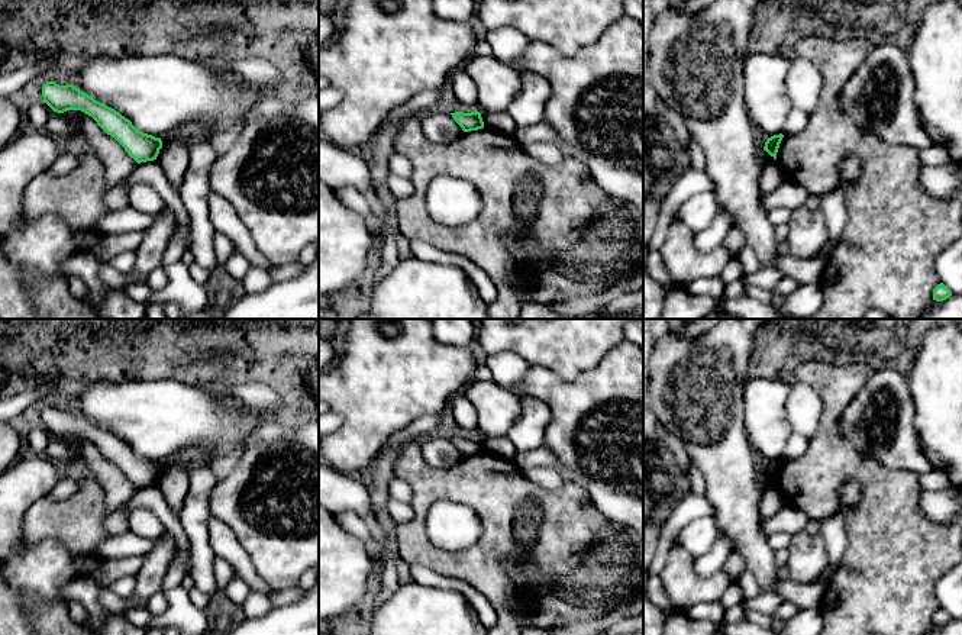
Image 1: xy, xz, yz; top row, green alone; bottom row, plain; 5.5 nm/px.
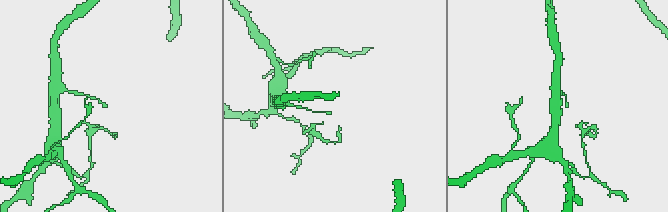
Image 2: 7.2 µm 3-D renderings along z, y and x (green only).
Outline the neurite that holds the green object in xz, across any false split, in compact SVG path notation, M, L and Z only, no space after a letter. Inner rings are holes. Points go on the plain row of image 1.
M477 435L471 438L455 436L451 439L453 445L462 452L464 457L478 455L484 452L481 438Z

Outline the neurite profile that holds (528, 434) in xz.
M524 396L522 397L522 416L506 436L519 452L536 449L543 445L551 420L552 412L546 403L532 396Z

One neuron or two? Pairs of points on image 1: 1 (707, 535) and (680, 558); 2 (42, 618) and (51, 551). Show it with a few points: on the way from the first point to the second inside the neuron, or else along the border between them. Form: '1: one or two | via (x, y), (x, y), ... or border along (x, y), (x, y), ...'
1: two | border along (675, 540), (696, 555)
2: two | border along (63, 599), (38, 600), (28, 616)

